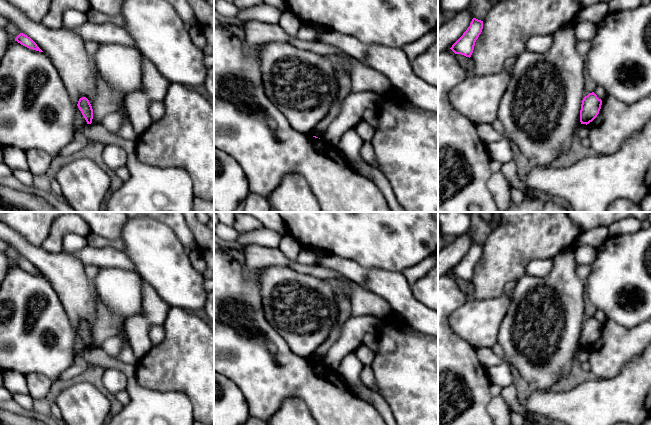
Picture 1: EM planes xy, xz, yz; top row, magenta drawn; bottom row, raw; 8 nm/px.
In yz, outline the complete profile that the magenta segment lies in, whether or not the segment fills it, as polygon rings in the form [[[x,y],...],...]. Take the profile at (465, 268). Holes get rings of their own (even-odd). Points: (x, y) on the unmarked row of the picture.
[[[473,242],[470,250],[450,272],[455,278],[471,281],[475,266],[483,253],[483,245]]]

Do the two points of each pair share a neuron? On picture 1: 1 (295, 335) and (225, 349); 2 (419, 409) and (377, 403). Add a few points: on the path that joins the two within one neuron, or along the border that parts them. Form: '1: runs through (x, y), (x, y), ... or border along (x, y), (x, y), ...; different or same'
1: border along (266, 320), (297, 355); different
2: border along (378, 393), (385, 400), (393, 414); different

